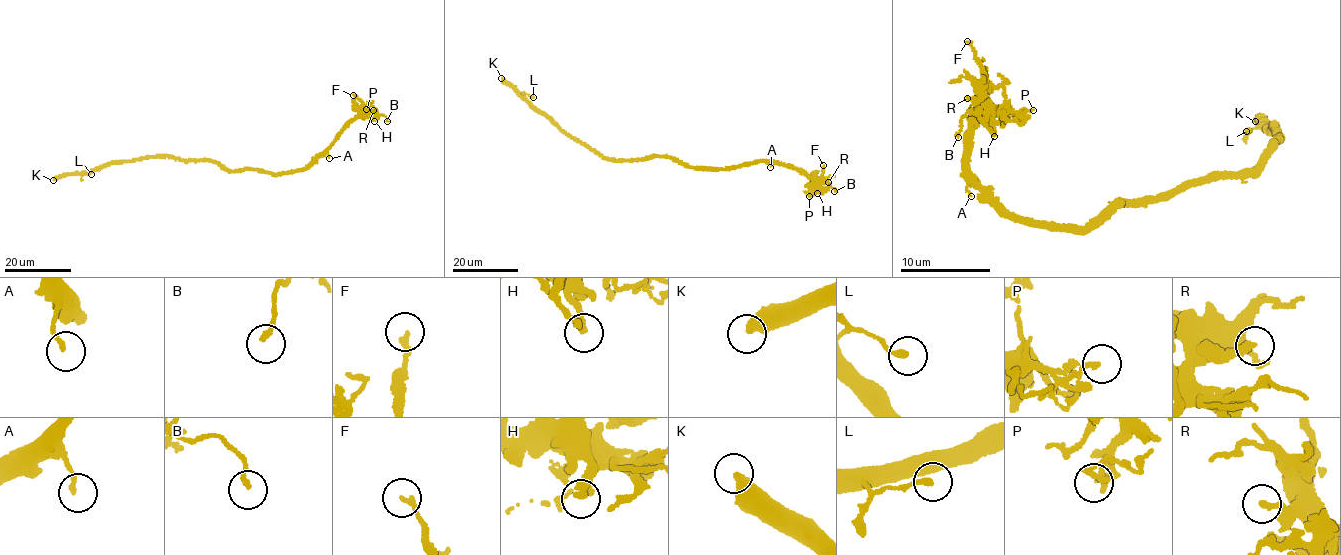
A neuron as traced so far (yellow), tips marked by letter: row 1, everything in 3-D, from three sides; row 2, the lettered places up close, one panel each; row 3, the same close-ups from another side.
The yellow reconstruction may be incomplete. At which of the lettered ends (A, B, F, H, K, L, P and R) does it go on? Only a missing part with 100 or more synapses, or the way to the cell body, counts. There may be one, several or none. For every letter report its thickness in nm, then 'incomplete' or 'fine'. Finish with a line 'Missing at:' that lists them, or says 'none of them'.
A: 160 nm | fine
B: 160 nm | fine
F: 180 nm | fine
H: 280 nm | fine
K: 420 nm | incomplete
L: 220 nm | fine
P: 180 nm | fine
R: 240 nm | fine
Missing at: K

